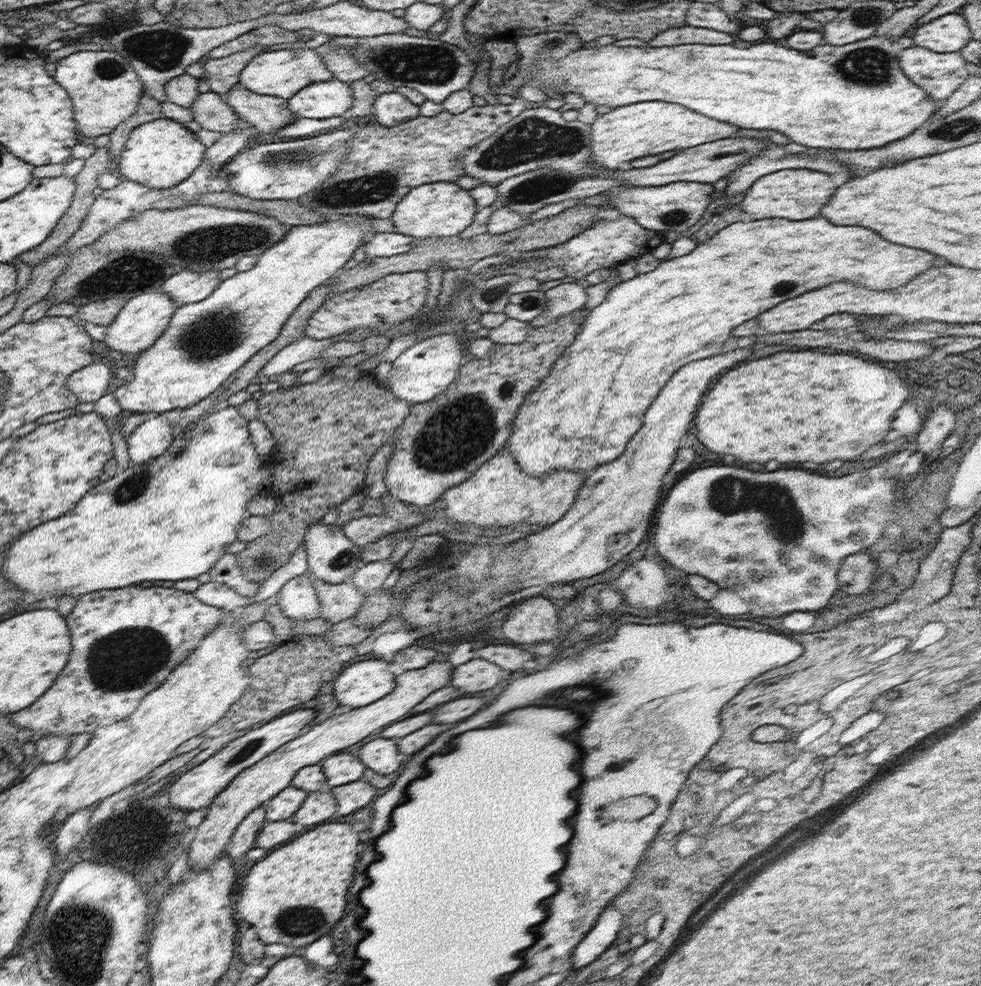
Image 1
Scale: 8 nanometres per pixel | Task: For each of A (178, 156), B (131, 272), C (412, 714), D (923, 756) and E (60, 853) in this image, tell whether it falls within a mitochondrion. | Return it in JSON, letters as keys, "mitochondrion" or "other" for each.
{"A":"other","B":"mitochondrion","C":"other","D":"mitochondrion","E":"other"}

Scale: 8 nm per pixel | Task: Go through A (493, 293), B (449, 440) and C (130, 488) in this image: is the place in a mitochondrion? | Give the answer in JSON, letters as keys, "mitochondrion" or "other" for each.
{"A":"mitochondrion","B":"mitochondrion","C":"mitochondrion"}

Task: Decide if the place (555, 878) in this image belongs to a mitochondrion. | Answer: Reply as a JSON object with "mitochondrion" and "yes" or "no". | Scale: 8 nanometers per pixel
{"mitochondrion":"no"}

